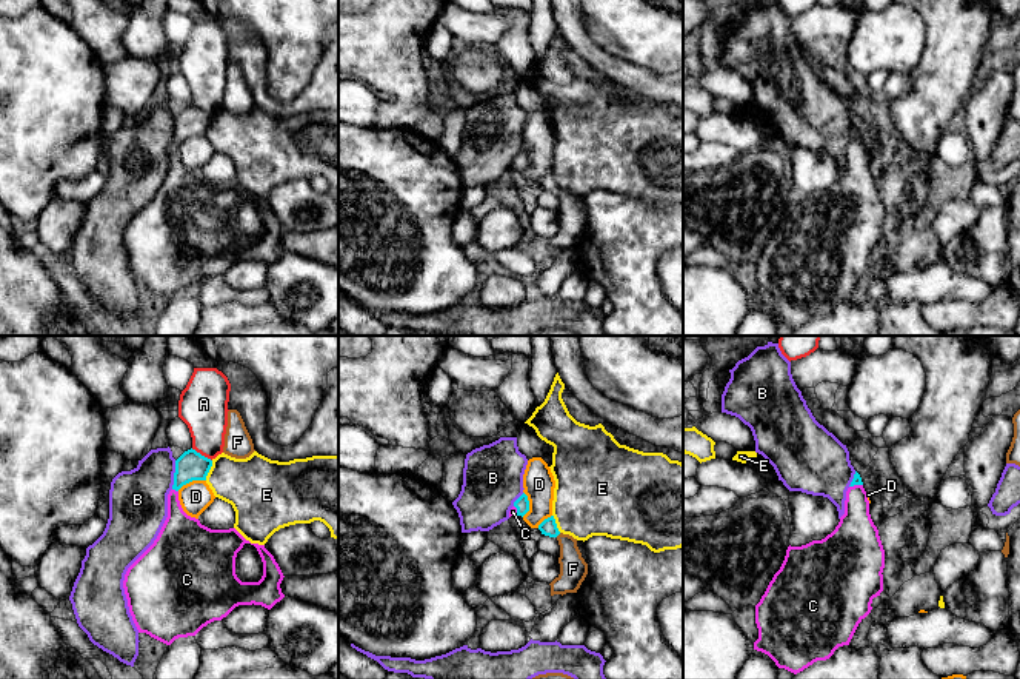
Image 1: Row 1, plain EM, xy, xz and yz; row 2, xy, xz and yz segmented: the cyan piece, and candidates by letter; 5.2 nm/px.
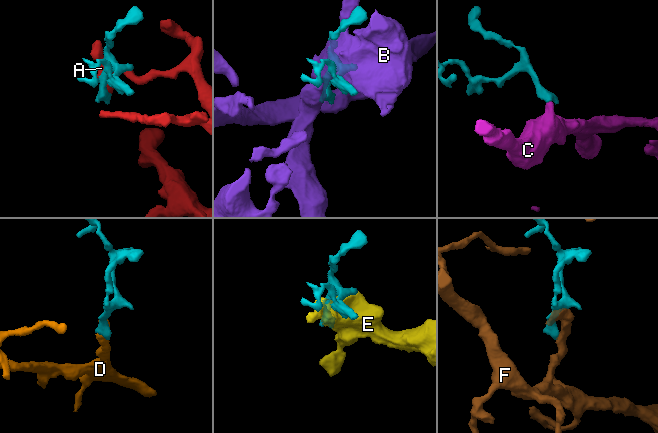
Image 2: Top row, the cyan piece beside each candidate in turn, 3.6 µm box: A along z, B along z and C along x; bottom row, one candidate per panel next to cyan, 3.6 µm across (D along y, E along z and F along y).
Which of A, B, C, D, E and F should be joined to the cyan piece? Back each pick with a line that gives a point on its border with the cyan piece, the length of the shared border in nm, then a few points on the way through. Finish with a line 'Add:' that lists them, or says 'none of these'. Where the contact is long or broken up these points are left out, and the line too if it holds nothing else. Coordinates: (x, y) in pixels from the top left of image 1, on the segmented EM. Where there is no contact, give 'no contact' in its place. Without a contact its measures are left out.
C: xy (176, 490) | 40 nm | across xy (191, 465), (180, 478), (176, 490), (174, 511), (182, 536)
Add: C

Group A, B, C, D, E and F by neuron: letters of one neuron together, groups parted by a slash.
A / B / C / D / E / F

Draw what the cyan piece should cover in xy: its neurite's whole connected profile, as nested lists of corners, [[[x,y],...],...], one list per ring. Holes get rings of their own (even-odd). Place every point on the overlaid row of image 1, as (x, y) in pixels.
[[[192,448],[185,451],[175,460],[174,485],[172,485],[172,490],[168,494],[168,517],[165,520],[157,539],[154,540],[154,544],[128,568],[128,571],[125,574],[123,588],[125,588],[125,594],[126,594],[126,599],[128,599],[129,613],[132,616],[132,620],[134,620],[138,633],[146,633],[151,637],[157,639],[157,641],[160,641],[166,645],[171,645],[178,637],[195,636],[203,627],[206,627],[208,624],[211,624],[214,620],[222,620],[238,605],[252,605],[254,604],[254,605],[262,605],[262,607],[271,610],[277,602],[280,602],[285,597],[285,594],[282,593],[282,588],[280,588],[280,584],[282,584],[285,576],[283,576],[278,564],[275,562],[274,556],[265,548],[265,545],[251,544],[235,528],[211,530],[211,528],[202,525],[198,519],[191,517],[183,511],[180,500],[178,500],[178,490],[183,485],[186,485],[192,480],[206,480],[206,476],[208,476],[211,467],[212,467],[212,460],[202,456],[200,453],[197,453]],[[245,544],[254,545],[257,548],[260,557],[262,557],[263,576],[258,582],[242,582],[235,574],[235,557],[237,557],[237,553],[243,548]]]

